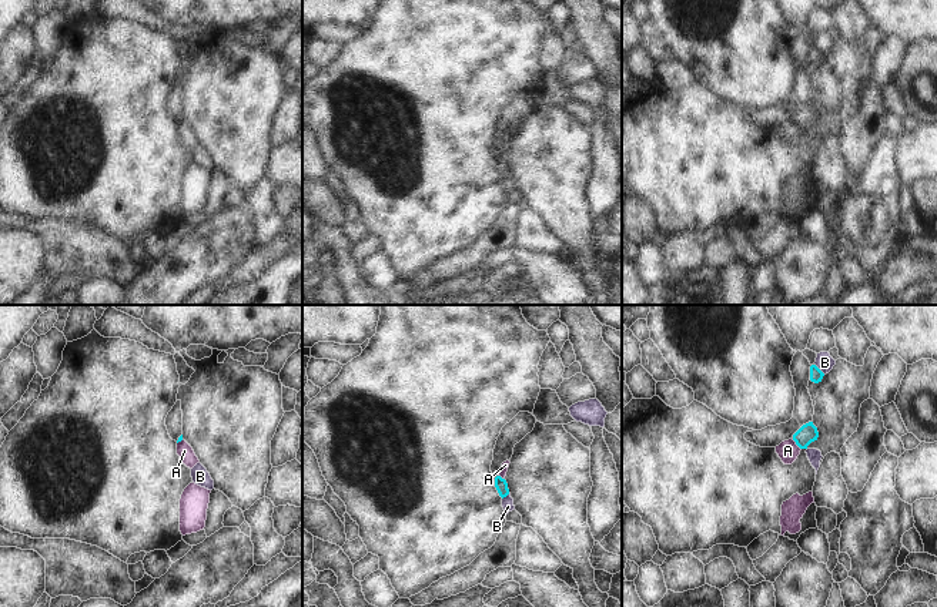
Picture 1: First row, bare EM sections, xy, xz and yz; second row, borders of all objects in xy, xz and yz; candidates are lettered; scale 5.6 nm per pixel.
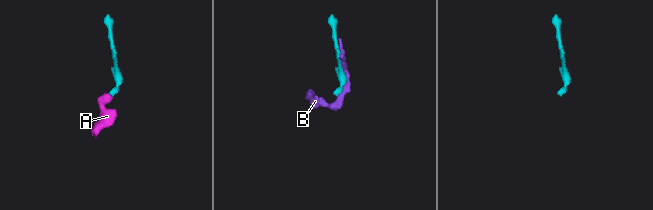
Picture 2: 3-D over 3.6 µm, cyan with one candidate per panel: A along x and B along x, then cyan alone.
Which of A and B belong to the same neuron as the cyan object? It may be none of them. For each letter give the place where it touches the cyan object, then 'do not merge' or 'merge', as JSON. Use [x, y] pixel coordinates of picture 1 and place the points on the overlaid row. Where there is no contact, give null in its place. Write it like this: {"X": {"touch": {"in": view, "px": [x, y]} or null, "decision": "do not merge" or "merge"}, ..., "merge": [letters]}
{"A": {"touch": {"in": "yz", "px": [796, 443]}, "decision": "merge"}, "B": {"touch": {"in": "yz", "px": [819, 369]}, "decision": "do not merge"}, "merge": ["A"]}

